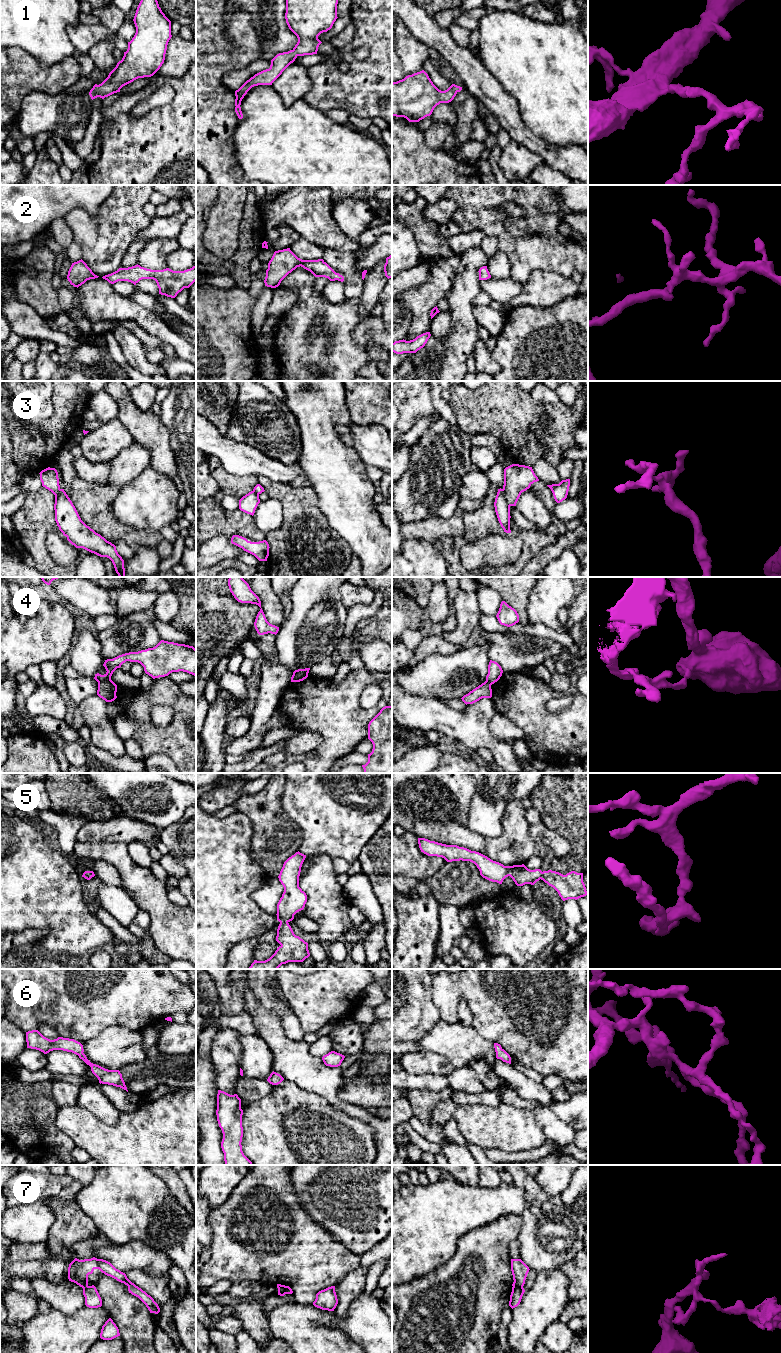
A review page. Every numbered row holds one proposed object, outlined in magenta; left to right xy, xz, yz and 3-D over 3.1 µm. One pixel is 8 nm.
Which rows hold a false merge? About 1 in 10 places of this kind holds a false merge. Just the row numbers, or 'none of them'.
3, 4, 7

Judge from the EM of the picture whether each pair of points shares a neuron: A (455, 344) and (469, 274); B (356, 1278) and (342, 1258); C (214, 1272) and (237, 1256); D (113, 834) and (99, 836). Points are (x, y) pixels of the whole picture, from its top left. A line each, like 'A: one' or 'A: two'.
A: one
B: two
C: one
D: one

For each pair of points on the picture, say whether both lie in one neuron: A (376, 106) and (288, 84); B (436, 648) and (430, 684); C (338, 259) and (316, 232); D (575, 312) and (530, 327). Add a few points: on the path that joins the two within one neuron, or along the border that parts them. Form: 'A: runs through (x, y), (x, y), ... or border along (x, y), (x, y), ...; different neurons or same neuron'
A: border along (307, 67), (310, 89), (303, 98); different neurons
B: border along (458, 650), (446, 655), (428, 654), (415, 666); different neurons
C: border along (325, 248), (341, 252), (352, 252); different neurons
D: runs through (564, 319), (557, 319), (550, 325), (541, 326); same neuron

